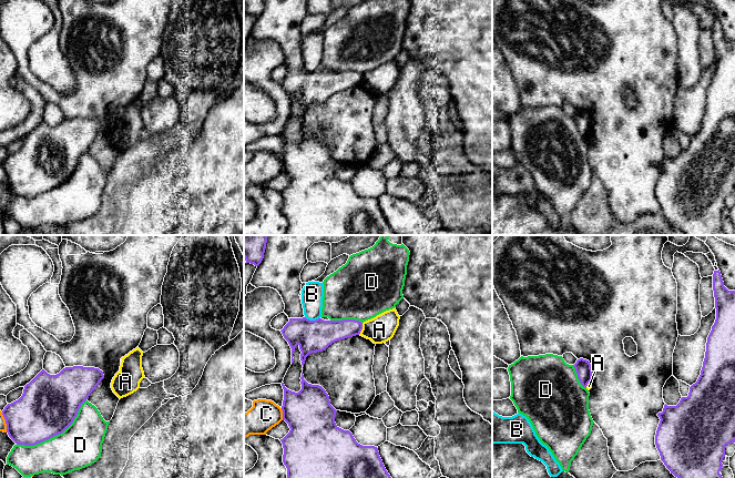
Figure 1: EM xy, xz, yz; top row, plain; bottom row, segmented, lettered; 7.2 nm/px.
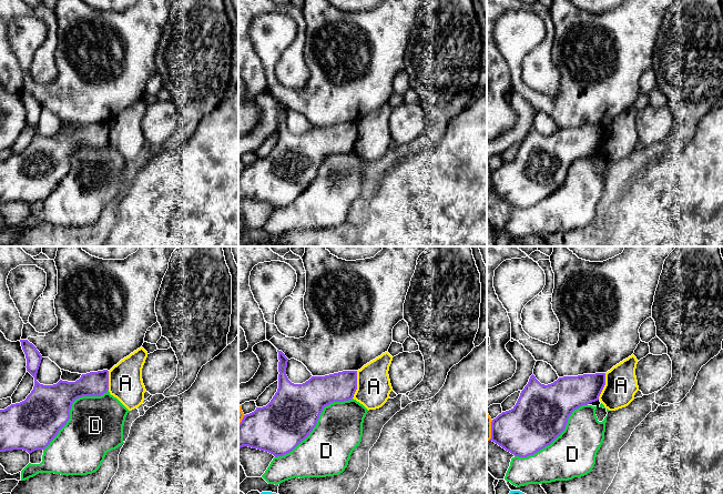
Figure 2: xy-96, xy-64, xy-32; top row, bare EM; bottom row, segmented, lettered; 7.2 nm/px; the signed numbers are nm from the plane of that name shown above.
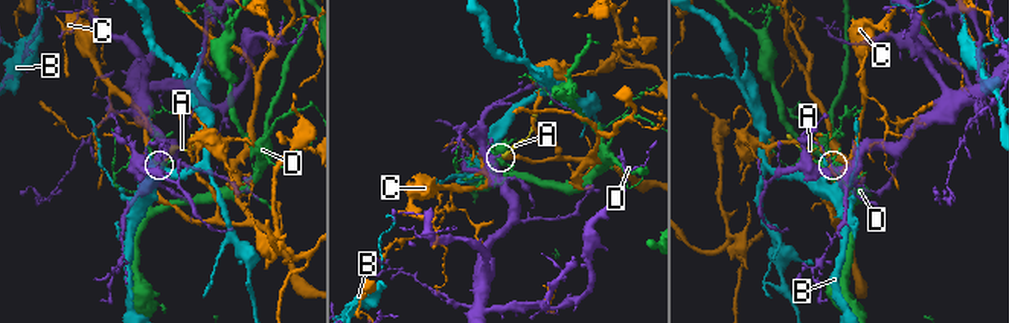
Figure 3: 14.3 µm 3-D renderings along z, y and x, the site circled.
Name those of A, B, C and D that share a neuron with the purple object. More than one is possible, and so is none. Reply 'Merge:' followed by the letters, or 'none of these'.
Merge: none of these

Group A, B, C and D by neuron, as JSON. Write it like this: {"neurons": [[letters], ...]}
{"neurons": [["A"], ["B"], ["C"], ["D"]]}

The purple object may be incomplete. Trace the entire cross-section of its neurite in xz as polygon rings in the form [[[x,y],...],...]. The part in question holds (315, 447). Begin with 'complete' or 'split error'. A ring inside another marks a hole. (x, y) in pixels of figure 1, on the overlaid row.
complete | [[[303,373],[300,379],[302,389],[298,393],[287,389],[282,383],[284,389],[283,420],[290,428],[289,433],[280,439],[287,478],[391,478],[382,464],[377,447],[358,444],[349,430],[344,430],[336,425],[337,410],[330,405],[326,390],[319,385],[308,384],[304,379]]]

